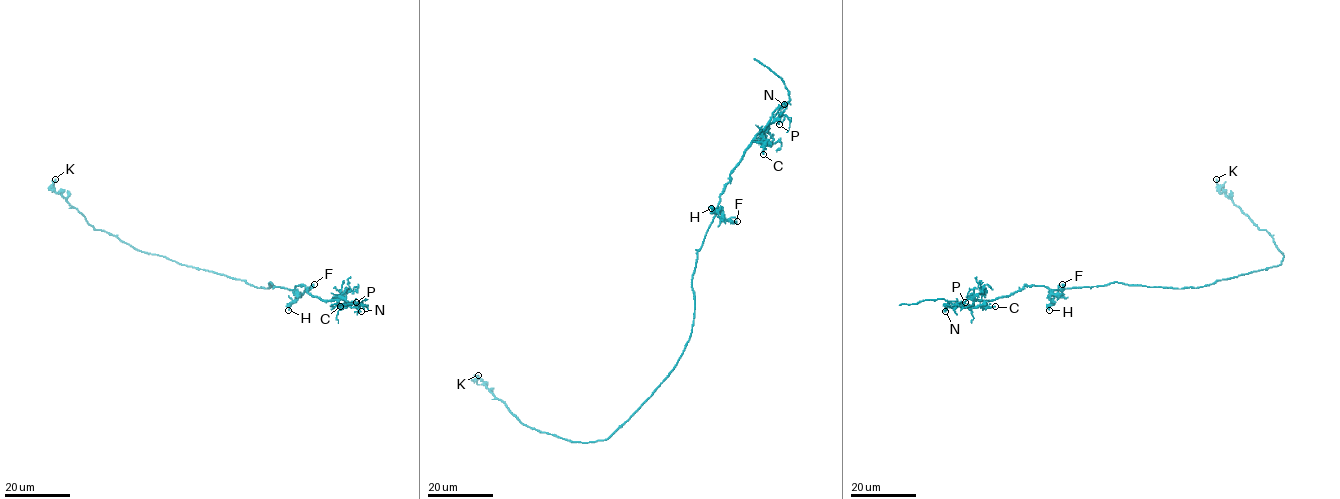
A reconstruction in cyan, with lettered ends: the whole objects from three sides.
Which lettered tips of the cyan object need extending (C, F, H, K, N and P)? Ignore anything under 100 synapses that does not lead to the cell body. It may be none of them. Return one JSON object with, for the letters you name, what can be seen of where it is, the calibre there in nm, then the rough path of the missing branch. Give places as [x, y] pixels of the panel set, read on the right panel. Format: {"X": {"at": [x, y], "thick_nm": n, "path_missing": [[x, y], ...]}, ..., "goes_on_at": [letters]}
{"goes_on_at": []}

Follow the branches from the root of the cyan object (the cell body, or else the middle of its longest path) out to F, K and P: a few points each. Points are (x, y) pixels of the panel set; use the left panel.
F: (268, 288), (271, 287), (270, 282), (275, 287), (303, 293), (314, 284)
K: (268, 288), (137, 250), (95, 230), (60, 191), (55, 191), (52, 185), (55, 179)
P: (268, 288), (270, 282), (289, 289), (304, 285), (322, 300), (345, 299), (355, 306), (356, 302)

